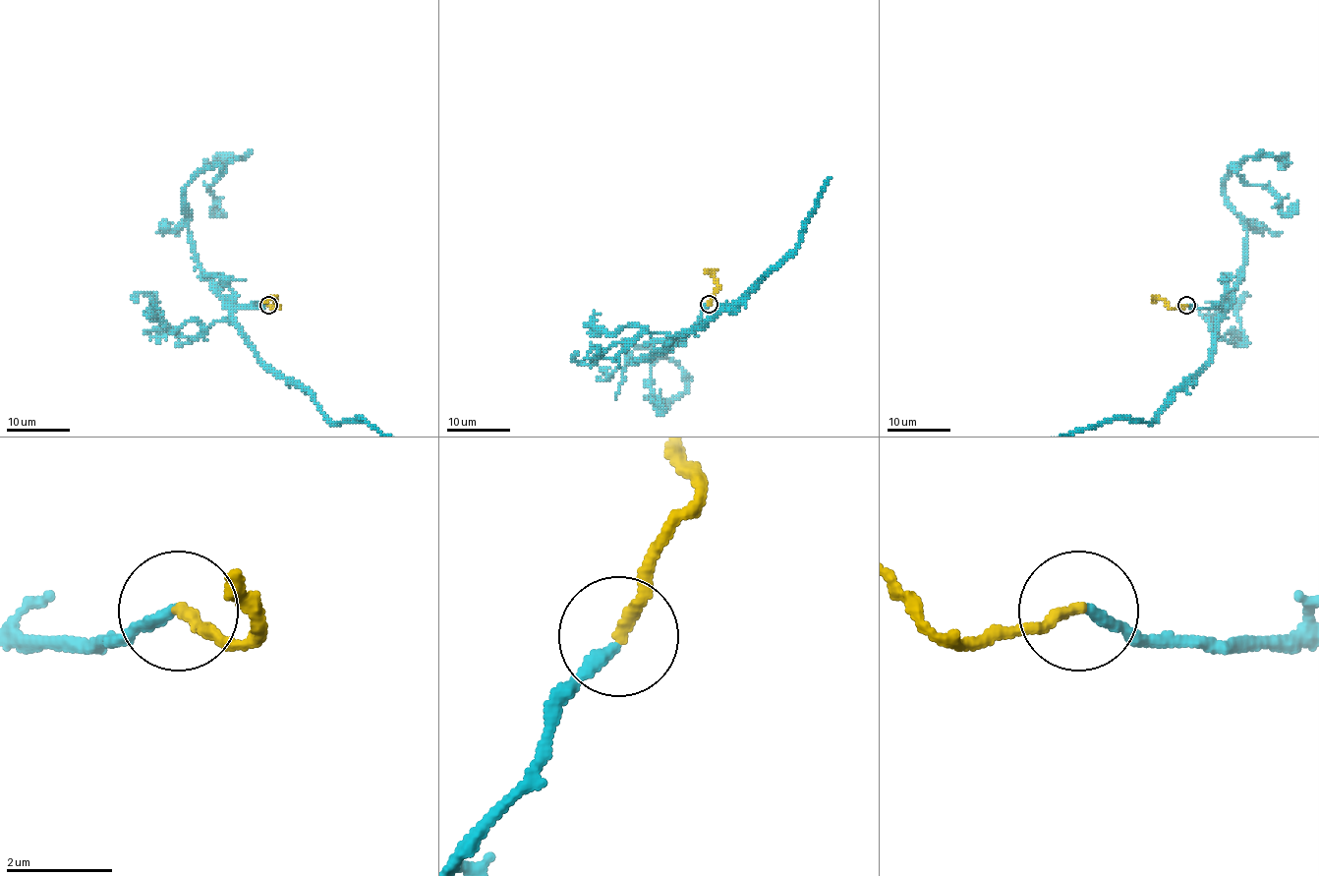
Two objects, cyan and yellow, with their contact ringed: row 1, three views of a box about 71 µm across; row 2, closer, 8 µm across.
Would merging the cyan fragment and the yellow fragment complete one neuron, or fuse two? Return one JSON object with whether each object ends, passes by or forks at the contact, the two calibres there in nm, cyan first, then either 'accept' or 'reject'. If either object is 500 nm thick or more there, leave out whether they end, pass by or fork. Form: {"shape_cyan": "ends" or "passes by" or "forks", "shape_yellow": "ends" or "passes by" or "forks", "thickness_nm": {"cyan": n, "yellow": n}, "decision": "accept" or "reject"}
{"shape_cyan": "ends", "shape_yellow": "ends", "thickness_nm": {"cyan": 220, "yellow": 220}, "decision": "accept"}

